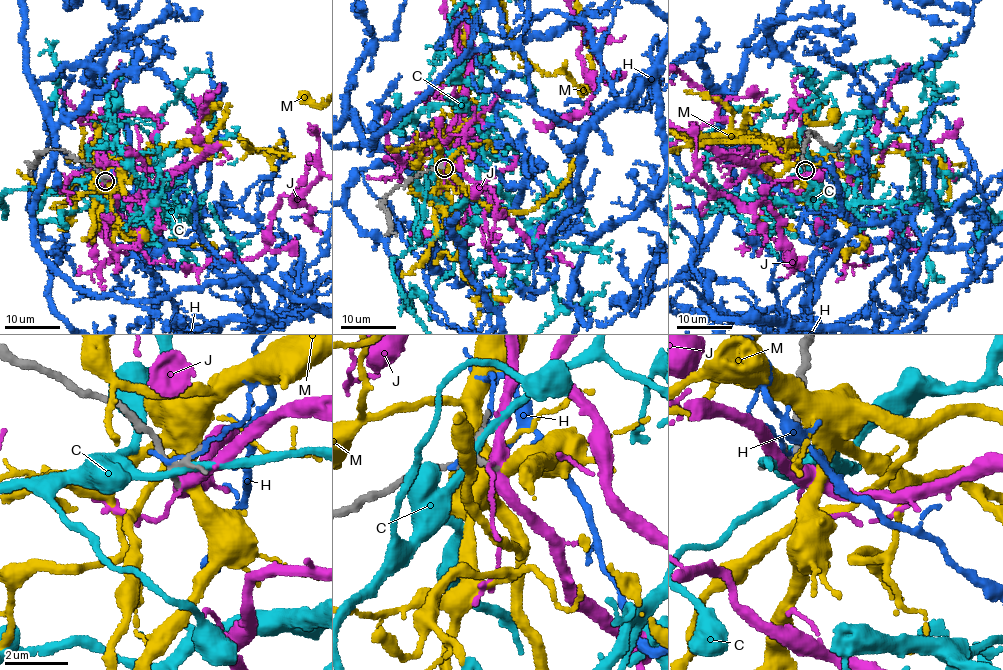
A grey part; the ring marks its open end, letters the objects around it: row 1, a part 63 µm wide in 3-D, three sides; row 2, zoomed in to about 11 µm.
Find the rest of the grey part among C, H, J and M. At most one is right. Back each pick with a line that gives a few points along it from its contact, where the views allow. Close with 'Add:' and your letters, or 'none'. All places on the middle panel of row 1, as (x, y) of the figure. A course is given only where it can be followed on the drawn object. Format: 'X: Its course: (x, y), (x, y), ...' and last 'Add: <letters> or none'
Add: M

